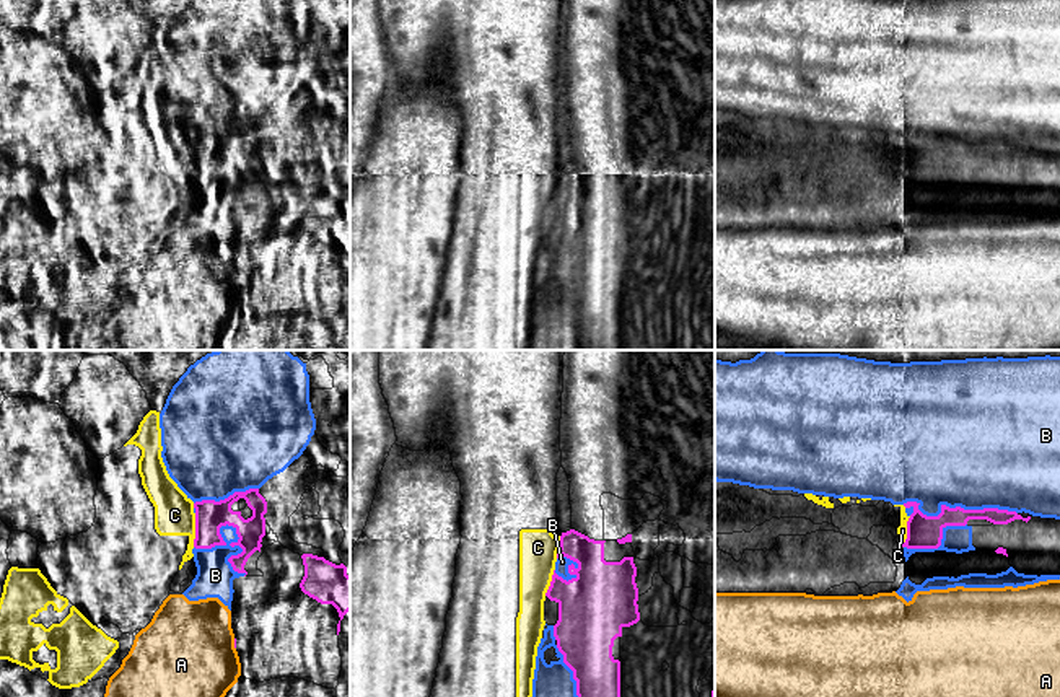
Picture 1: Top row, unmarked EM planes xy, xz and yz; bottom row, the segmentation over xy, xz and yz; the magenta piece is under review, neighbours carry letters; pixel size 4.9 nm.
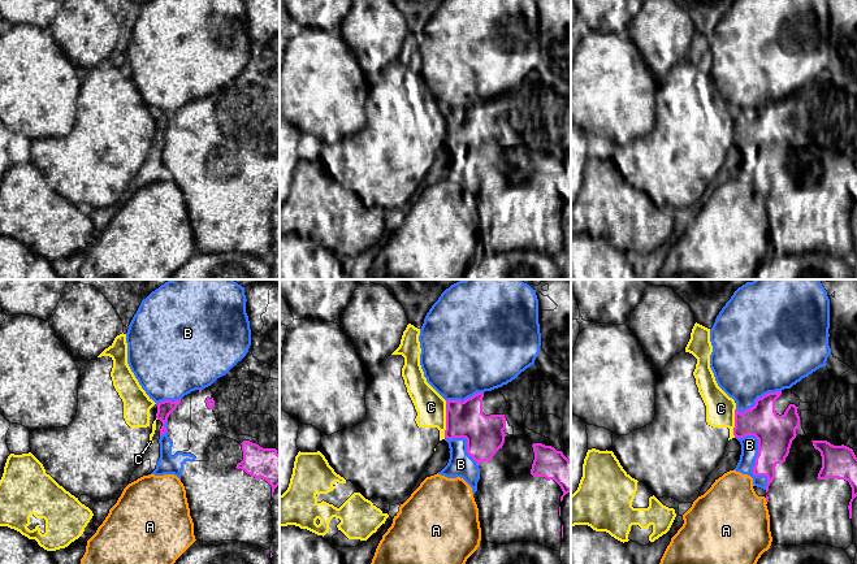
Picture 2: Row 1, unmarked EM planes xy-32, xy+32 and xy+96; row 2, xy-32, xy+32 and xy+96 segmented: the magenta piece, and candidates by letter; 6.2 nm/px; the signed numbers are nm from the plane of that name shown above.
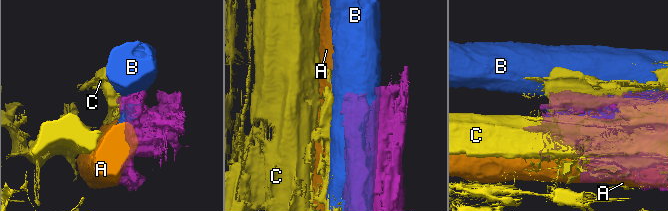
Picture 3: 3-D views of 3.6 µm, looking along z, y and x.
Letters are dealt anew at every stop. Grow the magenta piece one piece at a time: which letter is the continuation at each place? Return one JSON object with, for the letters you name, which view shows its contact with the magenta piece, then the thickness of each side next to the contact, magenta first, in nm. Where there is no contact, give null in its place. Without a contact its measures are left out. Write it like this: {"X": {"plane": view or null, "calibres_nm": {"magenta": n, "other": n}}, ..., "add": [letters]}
{"add": []}

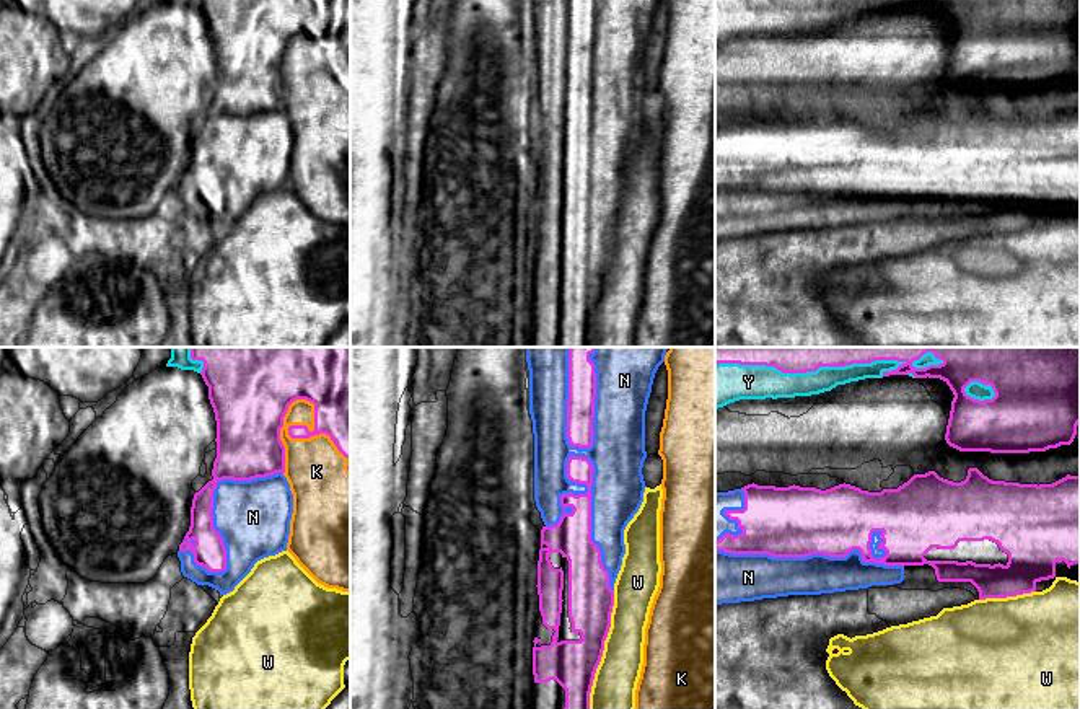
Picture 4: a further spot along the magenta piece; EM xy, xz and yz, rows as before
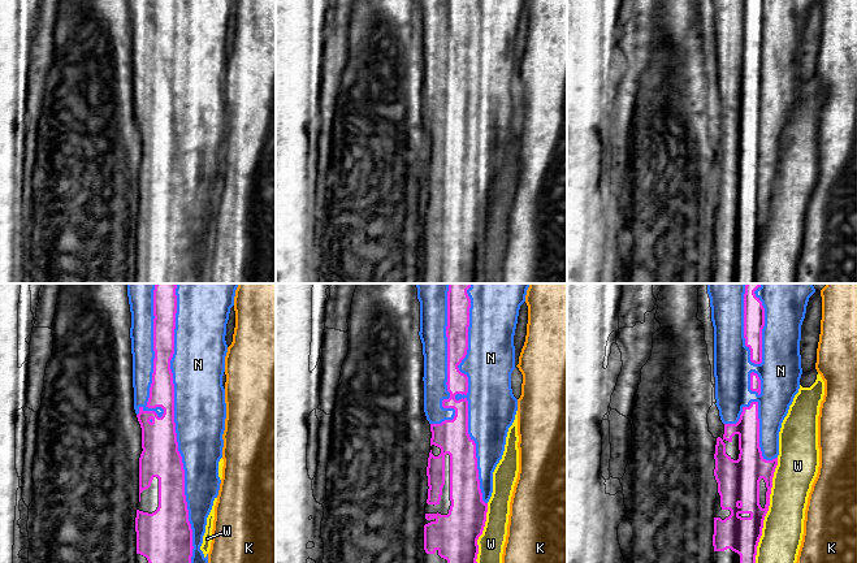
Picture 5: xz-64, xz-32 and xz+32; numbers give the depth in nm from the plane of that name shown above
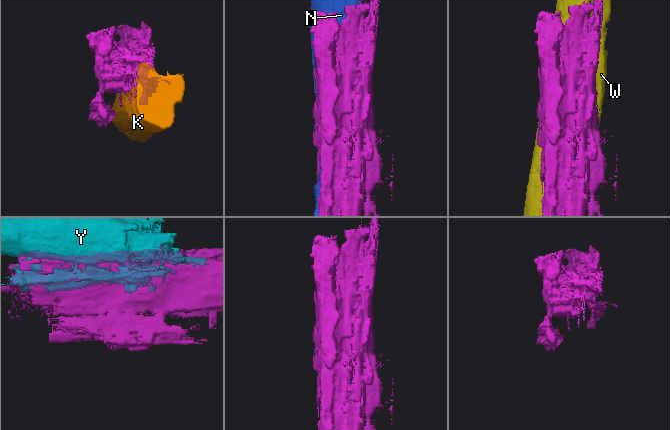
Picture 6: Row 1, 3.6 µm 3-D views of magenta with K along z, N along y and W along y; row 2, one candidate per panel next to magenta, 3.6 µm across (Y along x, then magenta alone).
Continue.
{"add": []}

